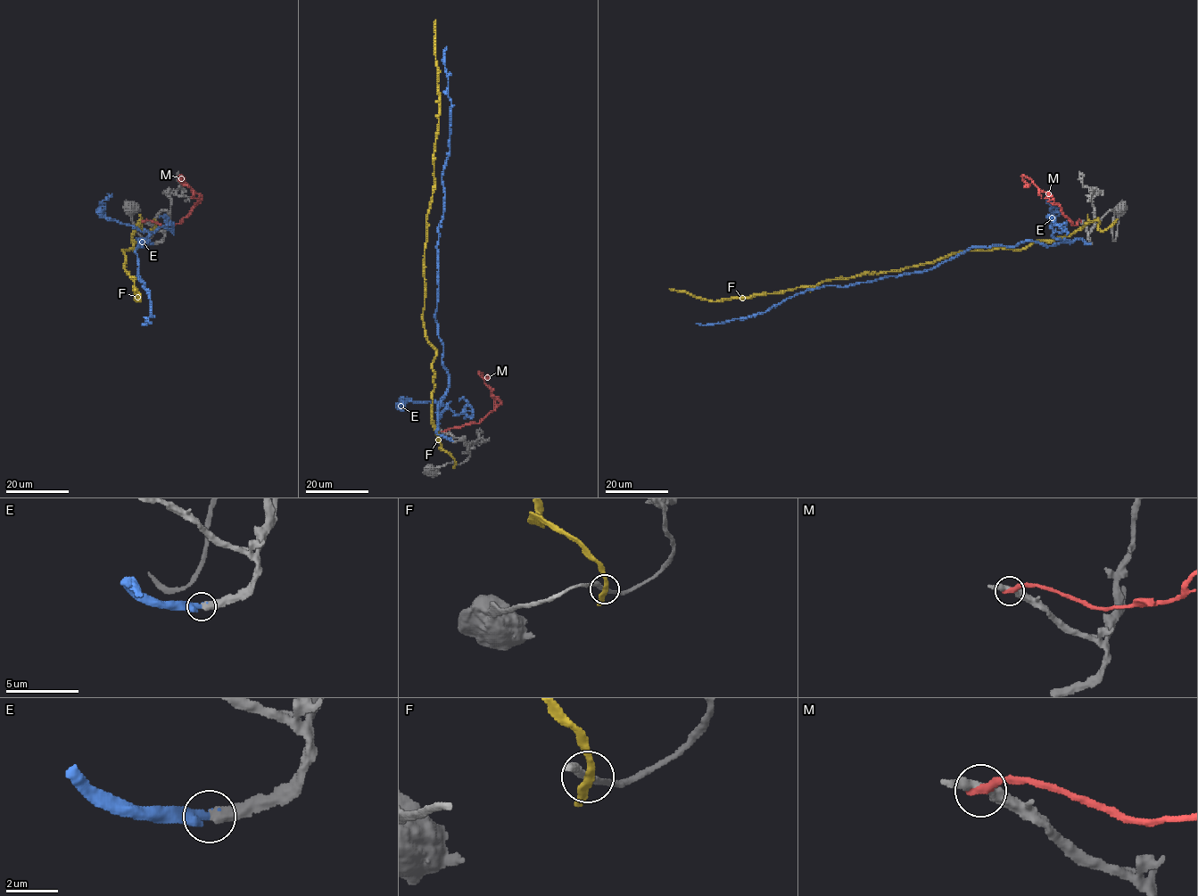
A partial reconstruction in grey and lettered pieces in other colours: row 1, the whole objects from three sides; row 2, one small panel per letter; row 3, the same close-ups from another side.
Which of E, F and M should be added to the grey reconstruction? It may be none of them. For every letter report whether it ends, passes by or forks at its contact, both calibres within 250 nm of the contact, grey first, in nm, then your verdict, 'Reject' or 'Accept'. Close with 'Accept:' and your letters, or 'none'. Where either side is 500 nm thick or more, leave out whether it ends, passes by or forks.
E: It ends there. Thickness 460 nm (grey) against 400 nm. Accept
F: It passes by. Thickness 240 nm (grey) against 280 nm. Reject
M: It ends there. Thickness 280 nm (grey) against 320 nm. Reject
Accept: E

